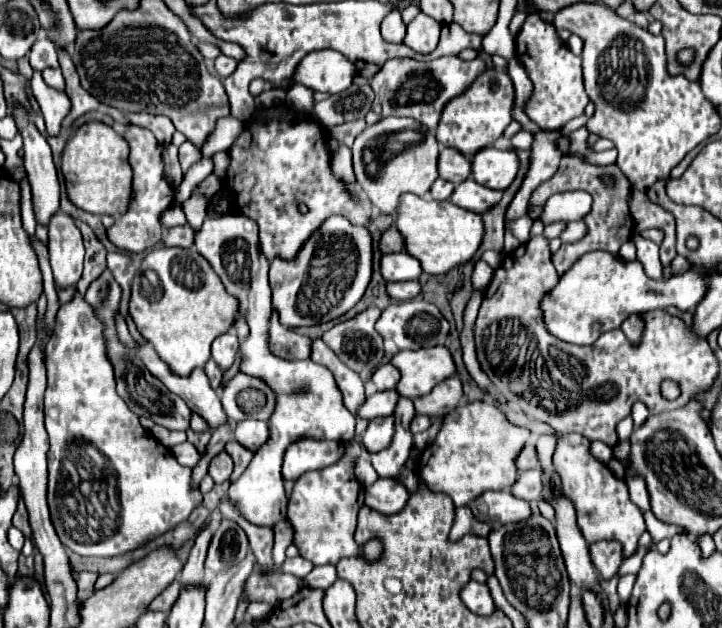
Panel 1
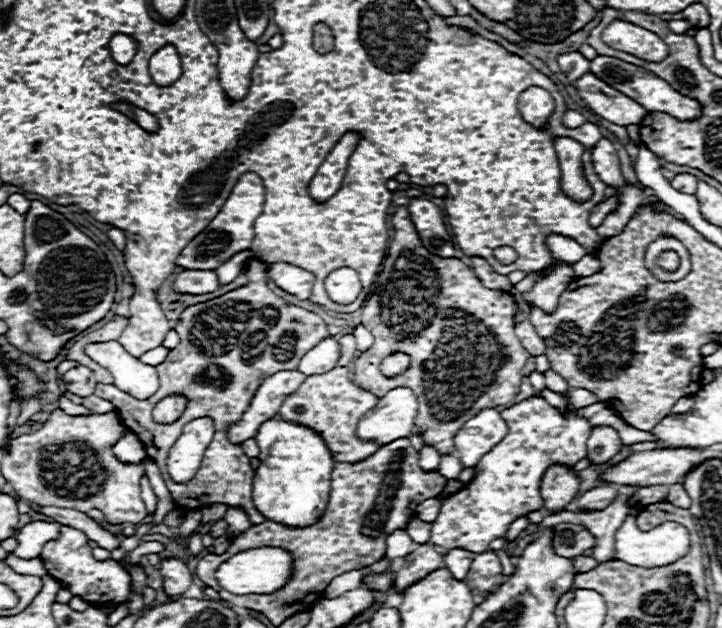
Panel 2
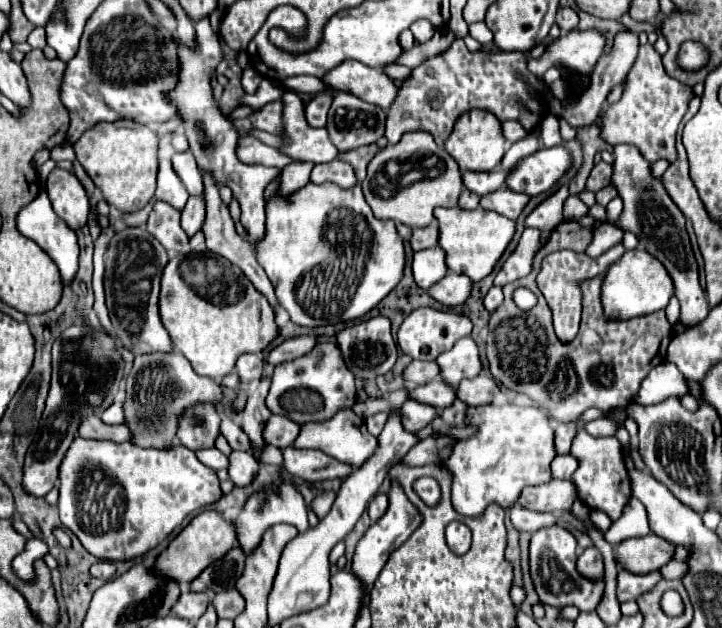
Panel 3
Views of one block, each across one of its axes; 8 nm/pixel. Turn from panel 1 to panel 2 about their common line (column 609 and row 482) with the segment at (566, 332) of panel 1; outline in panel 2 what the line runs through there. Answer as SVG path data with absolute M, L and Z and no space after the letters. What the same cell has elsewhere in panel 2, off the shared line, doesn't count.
M274 416L260 424L254 440L260 448L260 466L256 468L252 480L254 506L274 522L284 522L290 526L314 524L326 510L330 474L336 464L324 438L304 424L278 420Z

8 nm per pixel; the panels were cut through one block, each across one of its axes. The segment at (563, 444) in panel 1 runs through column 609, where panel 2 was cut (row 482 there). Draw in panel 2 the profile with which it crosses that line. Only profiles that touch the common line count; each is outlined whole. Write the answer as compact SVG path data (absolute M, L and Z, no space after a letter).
M568 392L562 398L568 406L564 416L540 396L516 402L500 412L508 424L506 438L474 466L474 478L462 490L442 500L442 510L432 524L430 544L436 544L444 552L456 546L484 552L492 540L508 532L518 516L542 508L540 480L546 468L558 462L574 466L588 454L586 444L592 434L592 424L578 416L578 408L570 404Z

